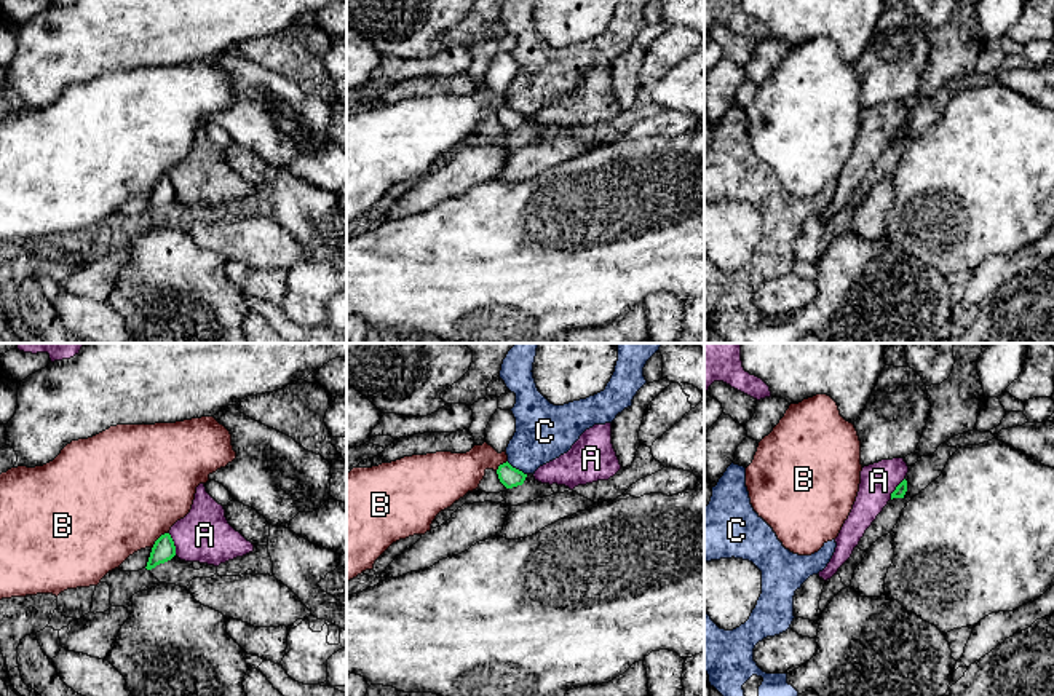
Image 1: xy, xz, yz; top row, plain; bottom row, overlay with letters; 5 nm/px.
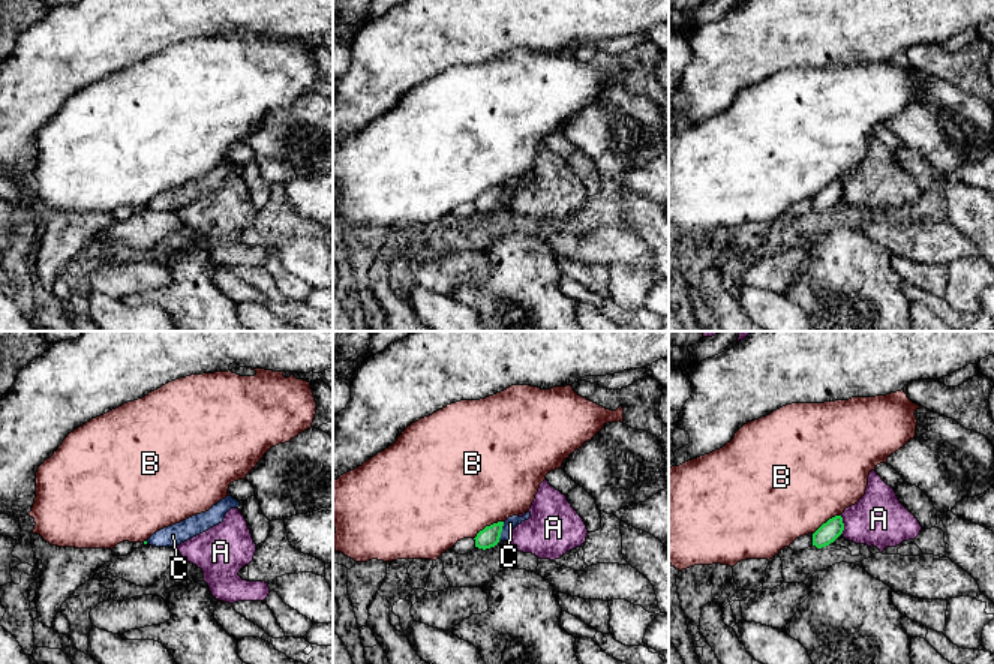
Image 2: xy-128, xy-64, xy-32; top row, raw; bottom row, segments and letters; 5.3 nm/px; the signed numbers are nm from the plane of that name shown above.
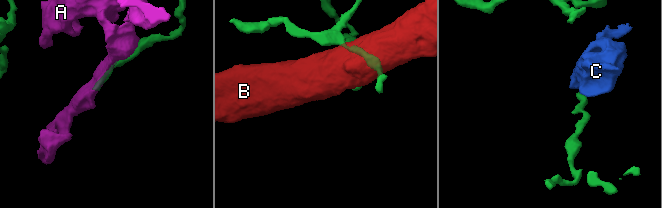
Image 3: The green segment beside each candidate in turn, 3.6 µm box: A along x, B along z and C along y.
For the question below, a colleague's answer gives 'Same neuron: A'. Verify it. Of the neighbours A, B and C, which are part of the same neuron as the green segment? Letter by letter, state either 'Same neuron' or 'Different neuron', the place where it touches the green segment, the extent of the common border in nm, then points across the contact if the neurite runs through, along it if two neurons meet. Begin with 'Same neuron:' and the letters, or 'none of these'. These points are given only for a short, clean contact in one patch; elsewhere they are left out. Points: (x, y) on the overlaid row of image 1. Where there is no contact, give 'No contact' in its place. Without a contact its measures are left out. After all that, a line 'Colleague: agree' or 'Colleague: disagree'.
Same neuron: none of these
A: Different neuron. Touches green at xy (173, 545). Shared border 120 nm
B: Different neuron. Touches green at xy (158, 538). Shared border 120 nm. Boundary: xy (168, 532), (152, 548)
C: Different neuron. Touches green at xz (515, 468). Shared border 120 nm. Boundary: xz (507, 462), (526, 474)
Colleague: disagree

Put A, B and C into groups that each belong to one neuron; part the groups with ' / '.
A / B / C

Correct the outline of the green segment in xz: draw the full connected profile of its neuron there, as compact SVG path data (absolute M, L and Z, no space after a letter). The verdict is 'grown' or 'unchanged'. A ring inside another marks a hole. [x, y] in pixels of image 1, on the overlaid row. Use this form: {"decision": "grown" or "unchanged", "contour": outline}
{"decision": "unchanged", "contour": "M508 461L498 466L497 474L506 488L522 485L527 477L527 474L513 468Z"}

